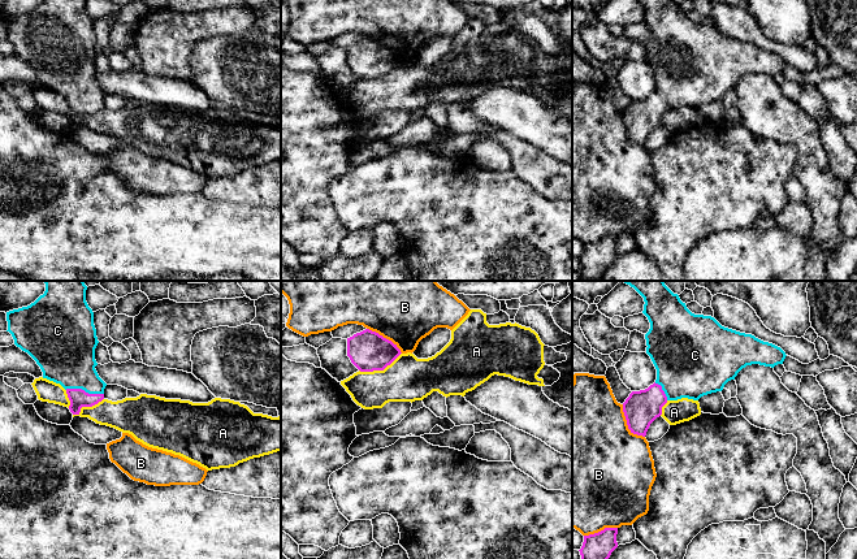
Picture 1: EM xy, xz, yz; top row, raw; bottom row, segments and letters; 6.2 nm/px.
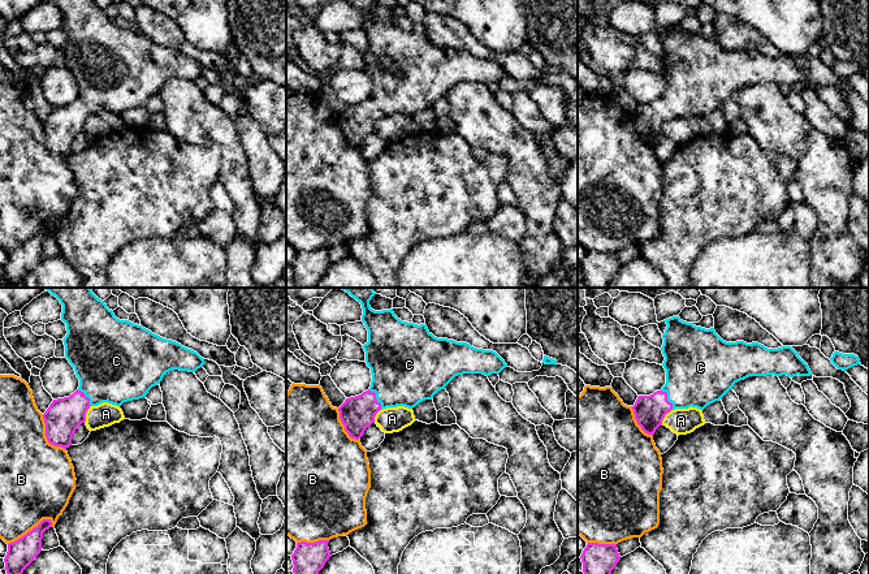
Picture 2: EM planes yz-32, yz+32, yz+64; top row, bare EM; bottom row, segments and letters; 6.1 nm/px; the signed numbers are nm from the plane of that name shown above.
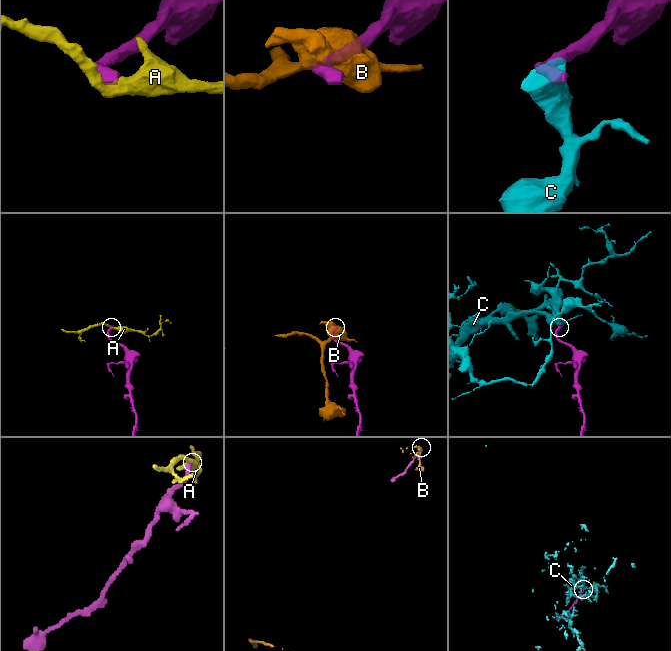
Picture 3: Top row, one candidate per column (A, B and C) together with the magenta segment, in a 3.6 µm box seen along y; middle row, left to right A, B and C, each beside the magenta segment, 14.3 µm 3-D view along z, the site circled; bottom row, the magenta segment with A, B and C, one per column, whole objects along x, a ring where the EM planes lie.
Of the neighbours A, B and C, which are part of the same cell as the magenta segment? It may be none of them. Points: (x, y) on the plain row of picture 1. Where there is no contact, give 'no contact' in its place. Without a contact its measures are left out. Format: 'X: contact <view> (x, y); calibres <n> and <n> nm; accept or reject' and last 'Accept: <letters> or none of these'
A: contact xz (380, 78); calibres 240 and 280 nm; reject
B: contact yz (627, 133); calibres 220 and 500 nm; reject
C: contact xy (83, 99); calibres 120 and 360 nm; accept
Accept: C

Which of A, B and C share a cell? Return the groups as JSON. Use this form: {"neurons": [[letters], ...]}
{"neurons": [["A"], ["B"], ["C"]]}

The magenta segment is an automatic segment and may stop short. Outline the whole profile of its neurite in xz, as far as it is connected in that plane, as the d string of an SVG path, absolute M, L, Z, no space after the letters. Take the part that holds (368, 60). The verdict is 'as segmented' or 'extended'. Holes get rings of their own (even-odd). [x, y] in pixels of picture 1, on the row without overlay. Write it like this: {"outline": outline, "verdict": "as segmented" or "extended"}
{"outline": "M369 38L347 47L347 65L360 81L384 79L401 62L397 53Z", "verdict": "as segmented"}

